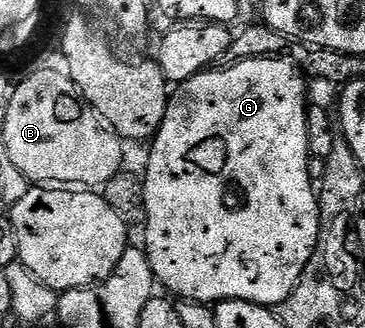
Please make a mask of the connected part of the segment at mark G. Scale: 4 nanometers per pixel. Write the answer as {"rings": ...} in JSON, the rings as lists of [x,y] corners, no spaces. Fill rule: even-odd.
{"rings":[[[286,57],[268,59],[249,59],[243,63],[231,63],[219,69],[207,69],[199,75],[193,75],[178,91],[169,96],[166,104],[166,116],[157,135],[152,140],[154,148],[150,151],[150,160],[146,163],[144,186],[146,189],[146,243],[144,250],[152,265],[152,273],[159,284],[171,291],[171,296],[191,303],[217,305],[227,299],[239,299],[249,303],[260,303],[273,308],[293,293],[294,287],[301,281],[301,275],[313,257],[318,245],[318,236],[322,230],[322,217],[318,210],[318,196],[315,184],[308,177],[308,129],[306,128],[306,83],[307,76]]]}

